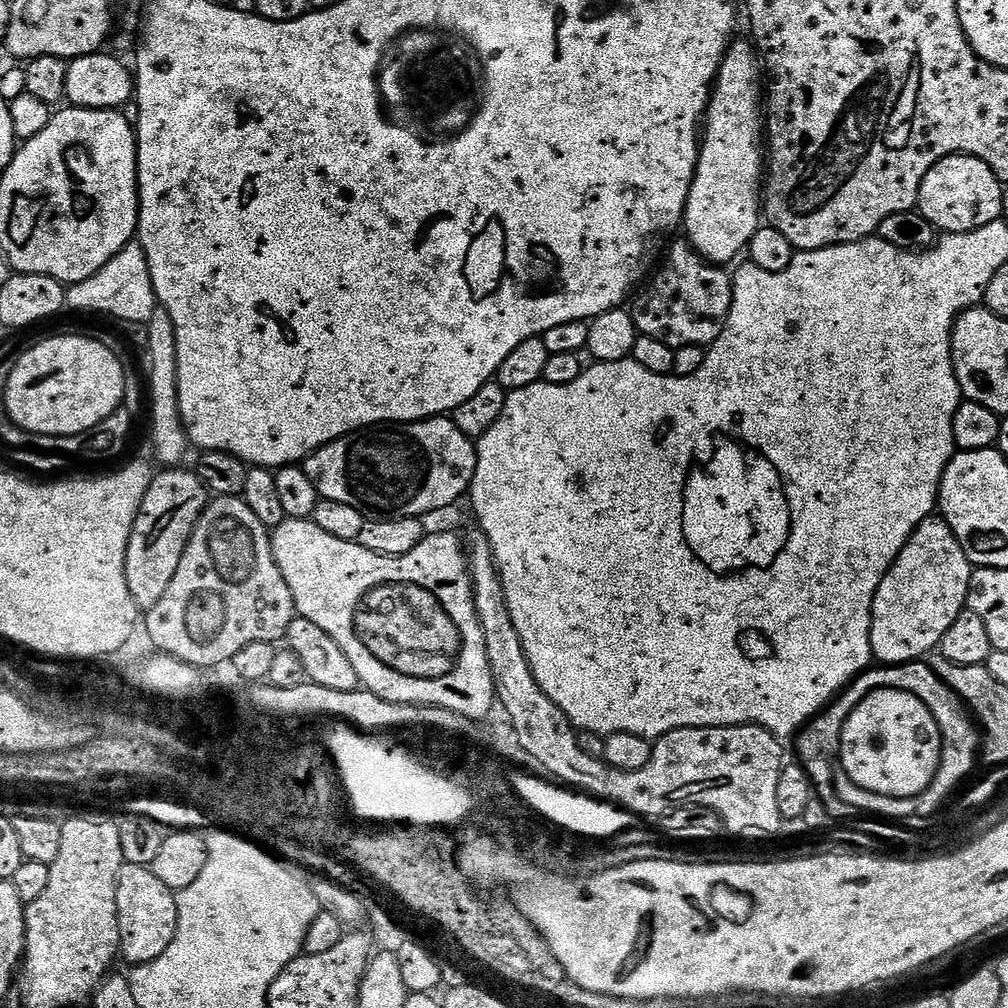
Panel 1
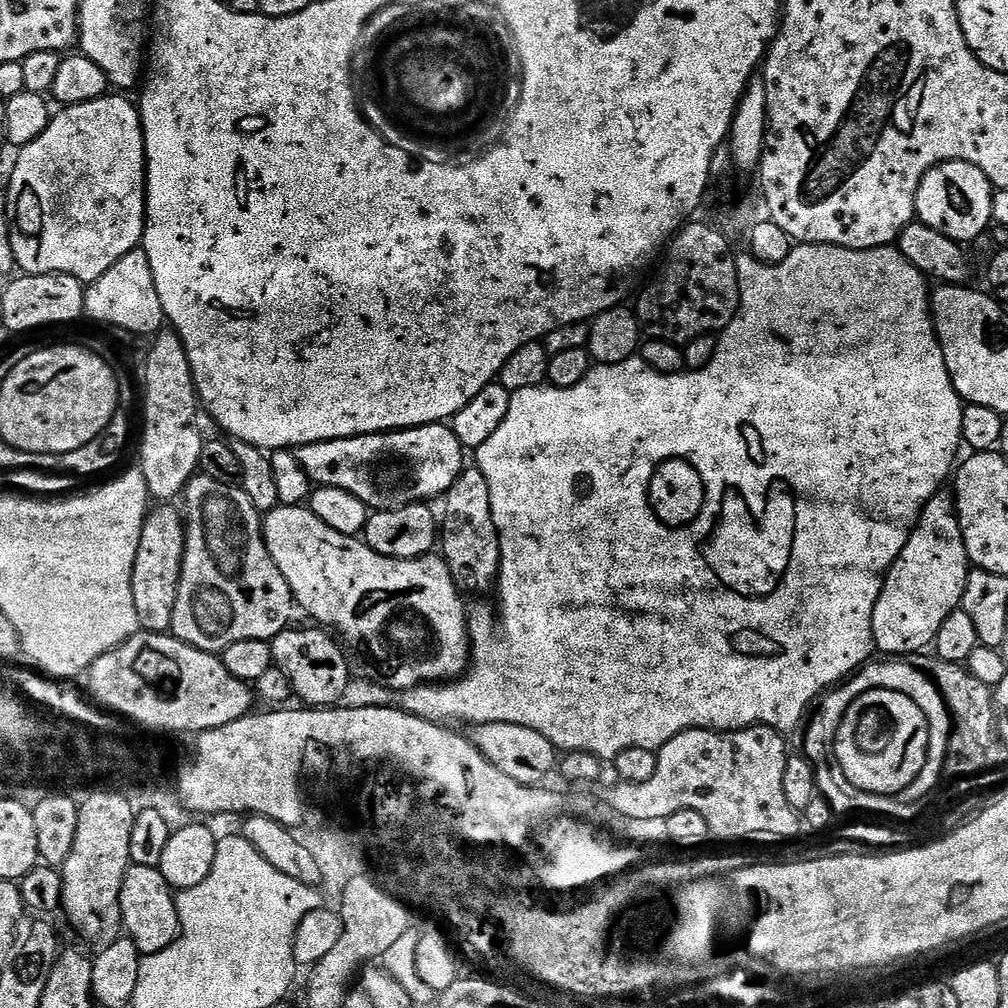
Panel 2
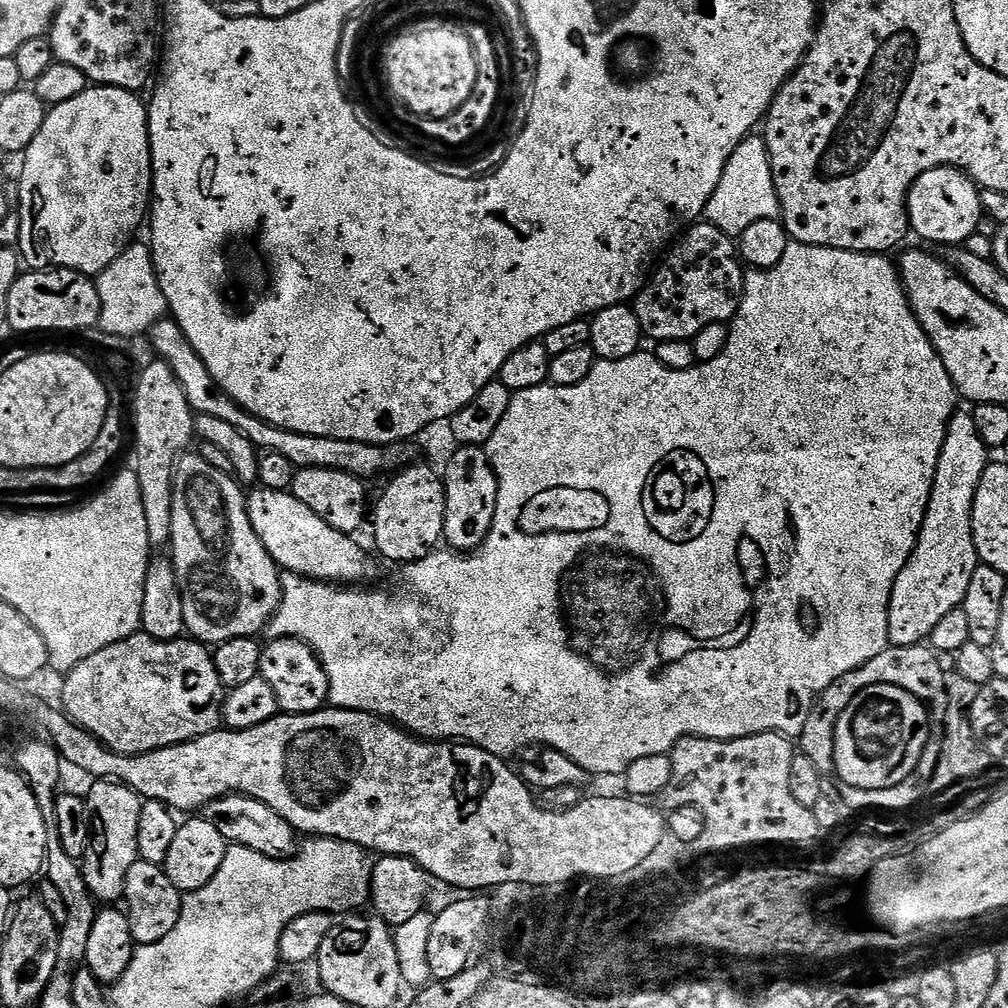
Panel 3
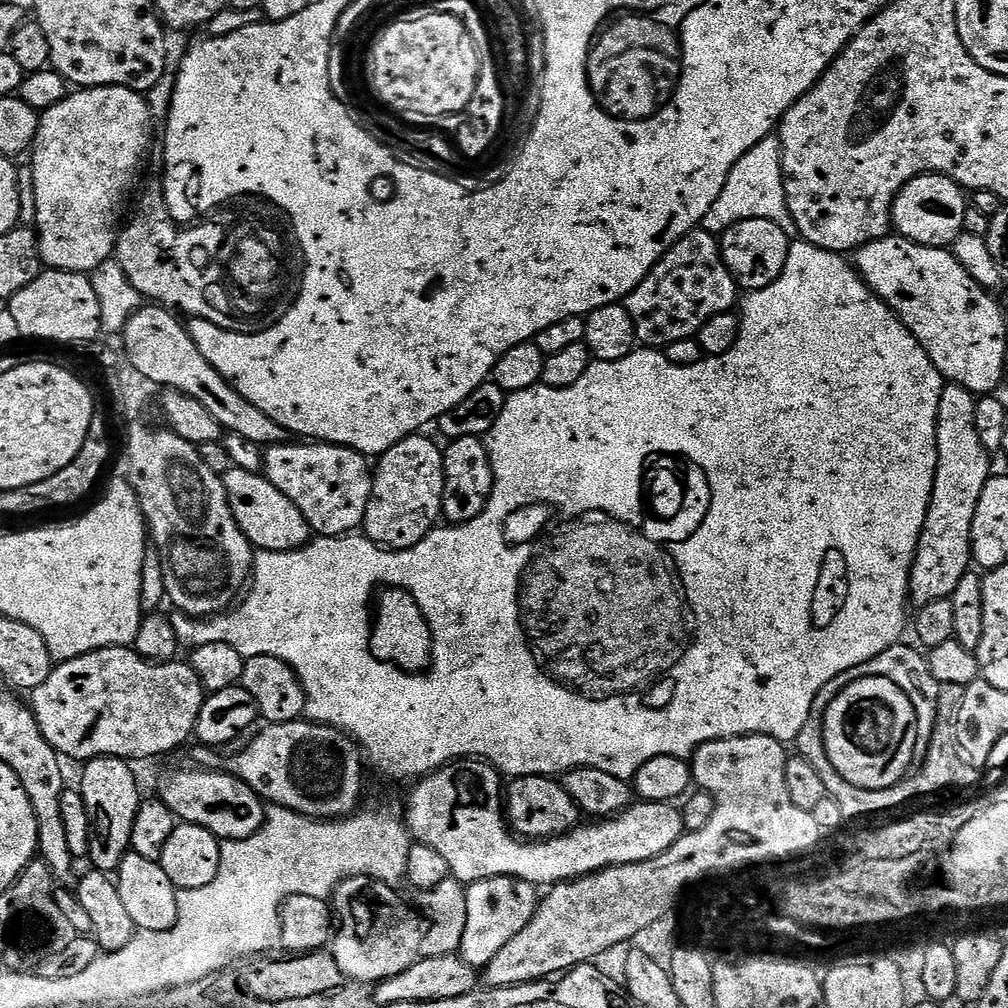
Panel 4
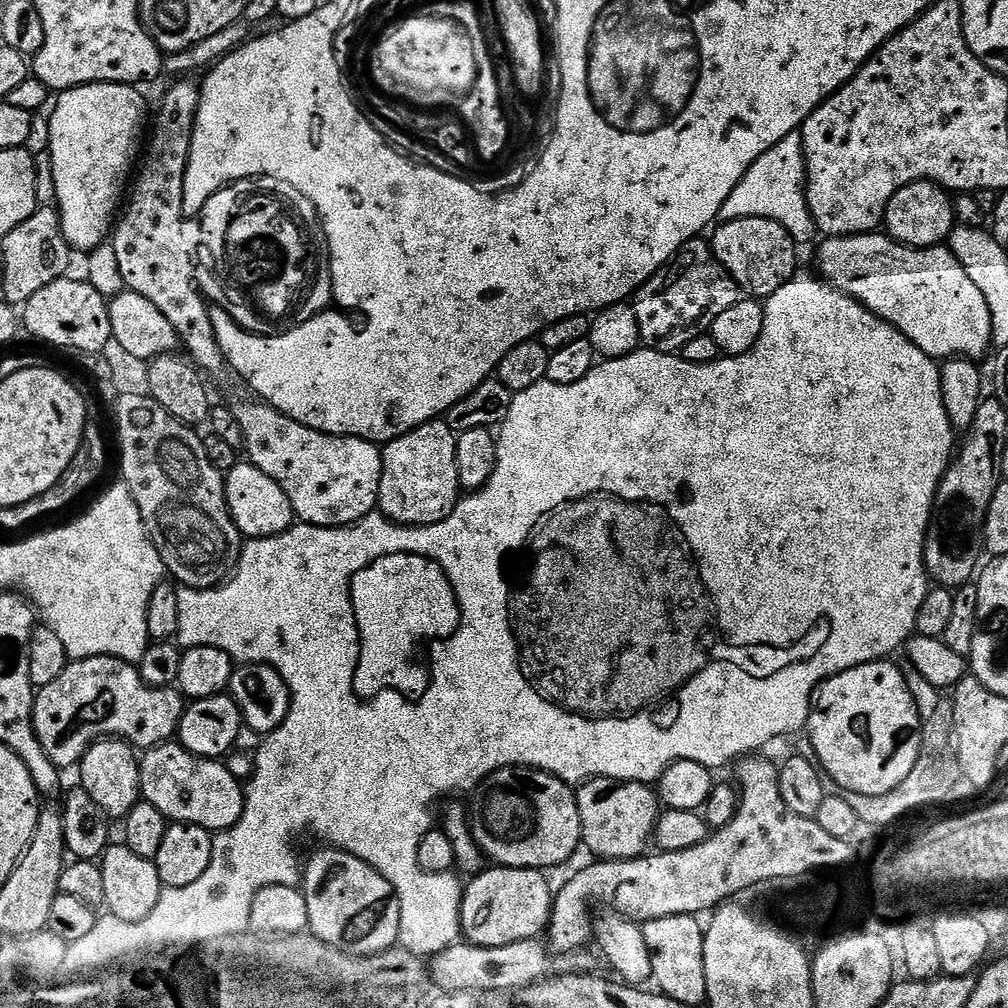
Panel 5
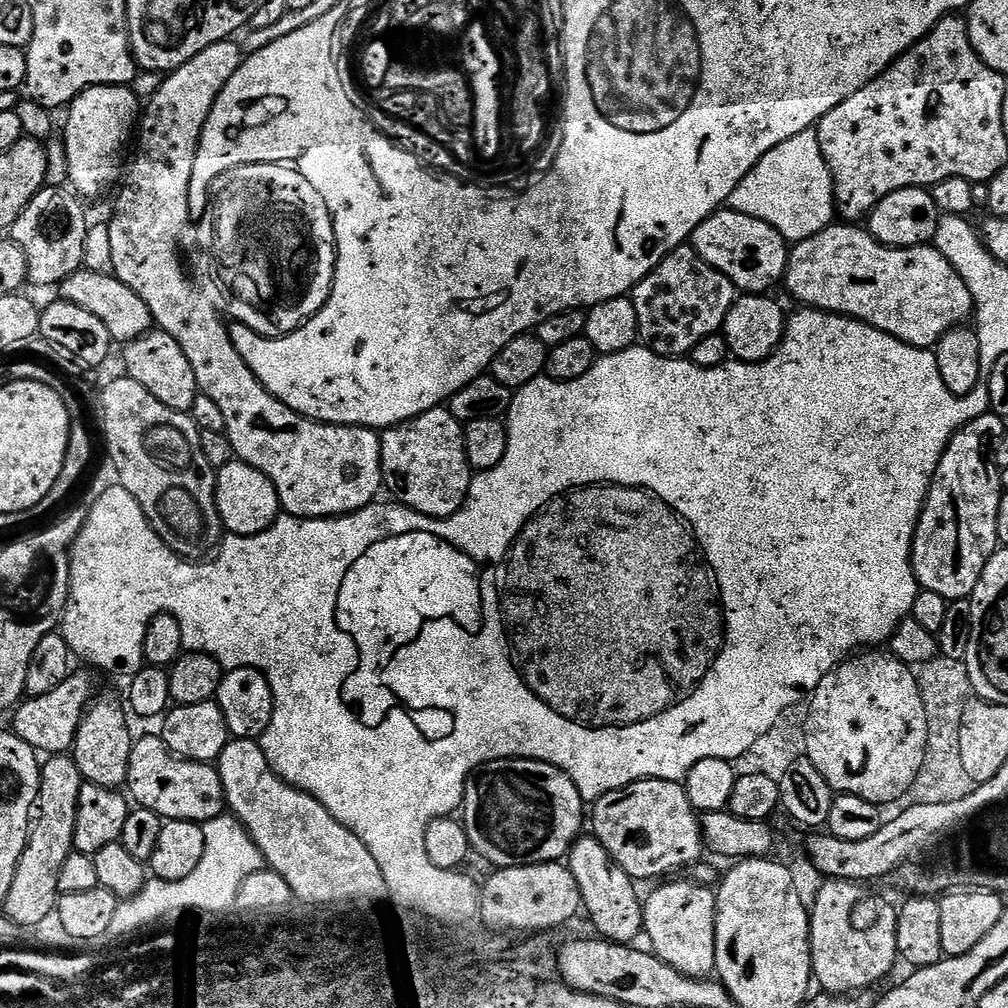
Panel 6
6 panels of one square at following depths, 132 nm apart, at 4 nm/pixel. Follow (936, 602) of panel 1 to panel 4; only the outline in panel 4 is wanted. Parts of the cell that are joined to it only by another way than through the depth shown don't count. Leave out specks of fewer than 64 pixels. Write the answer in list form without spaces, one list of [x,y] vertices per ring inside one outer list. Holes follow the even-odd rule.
[[[951,382],[945,383],[938,392],[938,466],[908,583],[908,595],[917,609],[930,602],[951,598],[958,582],[962,582],[973,563],[974,510],[978,510],[978,498],[982,498],[982,490],[994,472],[988,461],[991,460],[990,453],[982,446],[982,438],[978,438],[978,426],[974,426],[977,399],[977,393]]]

